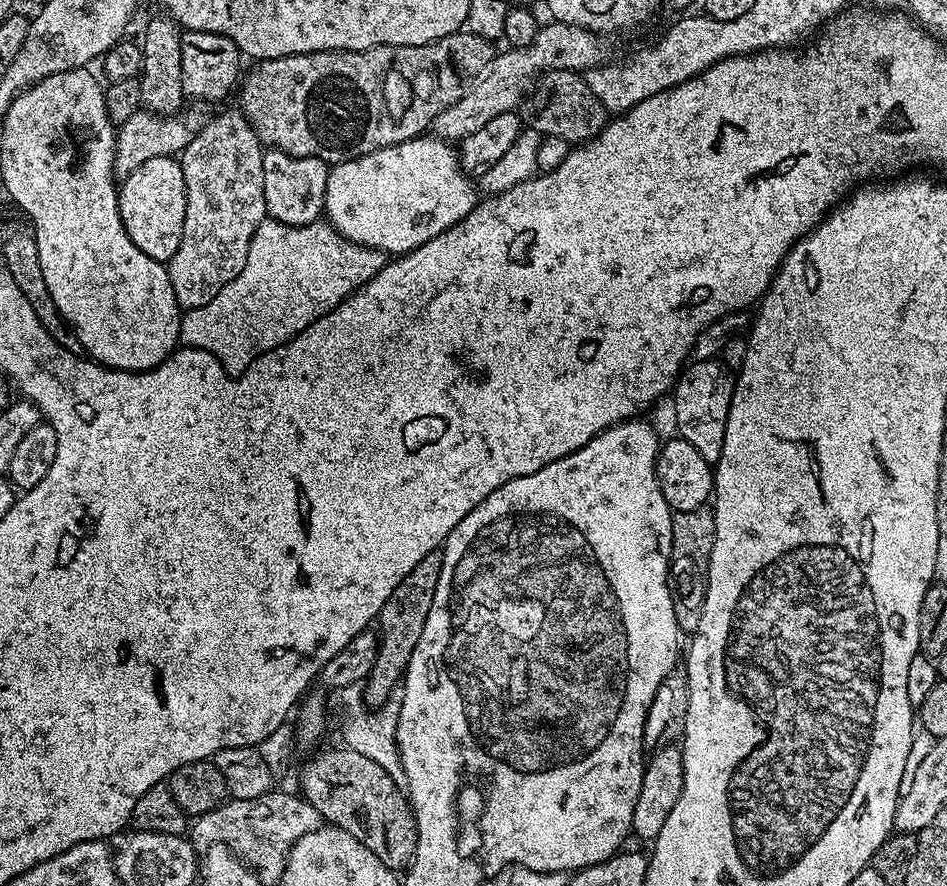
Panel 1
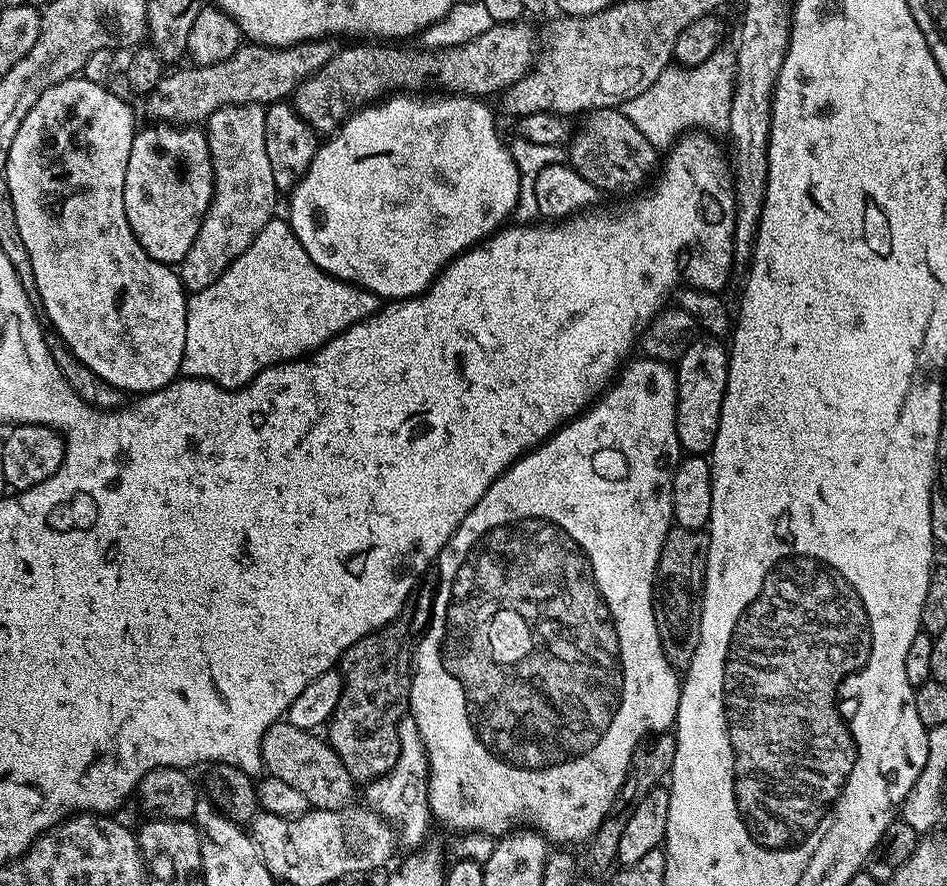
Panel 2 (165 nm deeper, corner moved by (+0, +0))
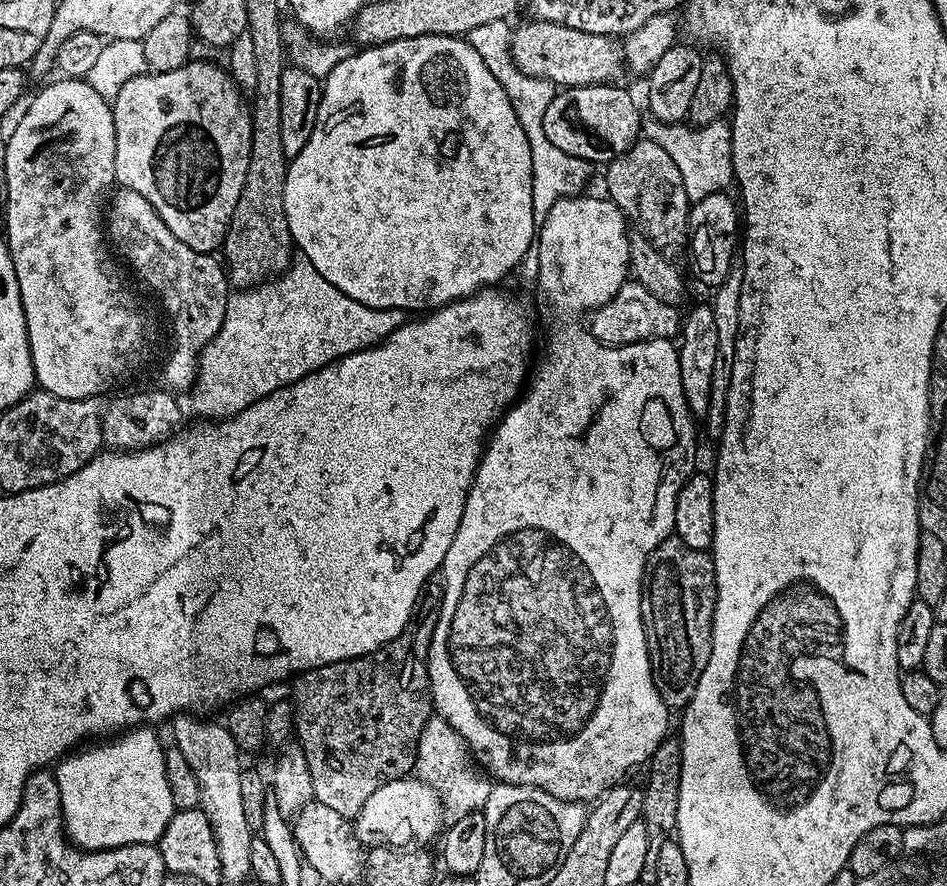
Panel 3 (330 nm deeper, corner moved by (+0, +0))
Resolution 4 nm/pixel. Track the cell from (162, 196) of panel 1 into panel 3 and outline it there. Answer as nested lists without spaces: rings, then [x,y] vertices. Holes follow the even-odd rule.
[[[195,60],[183,64],[178,70],[170,70],[169,72],[149,71],[143,76],[135,76],[130,78],[130,82],[126,82],[126,86],[122,86],[122,90],[118,90],[116,99],[110,104],[114,118],[114,138],[116,139],[116,149],[114,150],[115,183],[119,187],[129,188],[142,194],[142,198],[146,198],[146,202],[150,202],[150,206],[154,206],[154,210],[160,215],[162,222],[166,222],[170,234],[174,234],[176,238],[181,239],[196,252],[212,254],[223,245],[224,236],[227,235],[230,226],[230,218],[234,214],[234,206],[238,206],[238,198],[242,198],[242,186],[246,186],[246,170],[250,166],[252,121],[245,105],[244,108],[240,105],[241,89],[229,77],[229,73],[223,67],[220,69],[216,64]]]

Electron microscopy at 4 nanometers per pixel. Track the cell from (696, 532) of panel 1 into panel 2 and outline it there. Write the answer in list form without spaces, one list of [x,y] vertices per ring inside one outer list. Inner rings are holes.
[[[679,526],[669,528],[658,558],[656,580],[652,583],[652,609],[666,662],[677,670],[688,669],[694,650],[698,650],[707,561],[707,531]]]

